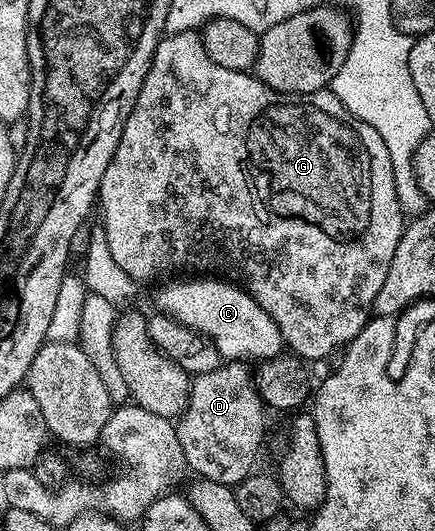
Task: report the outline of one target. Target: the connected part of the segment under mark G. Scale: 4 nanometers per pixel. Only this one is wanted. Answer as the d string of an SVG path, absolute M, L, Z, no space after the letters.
M187 30L181 34L168 34L161 37L160 42L156 45L152 63L146 72L146 80L138 92L138 100L126 120L126 128L122 128L122 140L118 140L118 148L110 160L110 168L106 168L106 176L102 176L98 195L98 214L99 210L101 218L99 221L106 232L106 242L110 244L110 252L113 253L114 260L119 266L126 271L126 276L130 276L133 282L143 284L143 282L150 281L155 270L184 270L180 272L195 272L200 276L219 276L229 282L236 283L238 286L243 286L248 295L267 312L270 320L274 320L274 324L278 324L287 349L308 364L320 362L323 358L330 357L335 350L337 352L343 351L348 343L354 340L354 336L358 336L358 332L362 332L362 328L373 313L372 305L386 280L386 272L390 272L390 260L394 260L394 248L398 248L398 240L406 225L406 215L404 209L400 207L400 201L396 195L396 181L394 180L394 168L390 160L390 152L386 148L382 136L378 136L378 132L374 128L370 128L368 122L360 122L356 119L348 111L346 104L342 104L342 100L338 100L338 96L331 89L319 90L313 94L283 94L274 88L270 88L261 78L256 77L255 73L231 70L230 68L222 68L222 64L214 64L214 60L210 60L210 56L206 52L203 37L196 30Z

